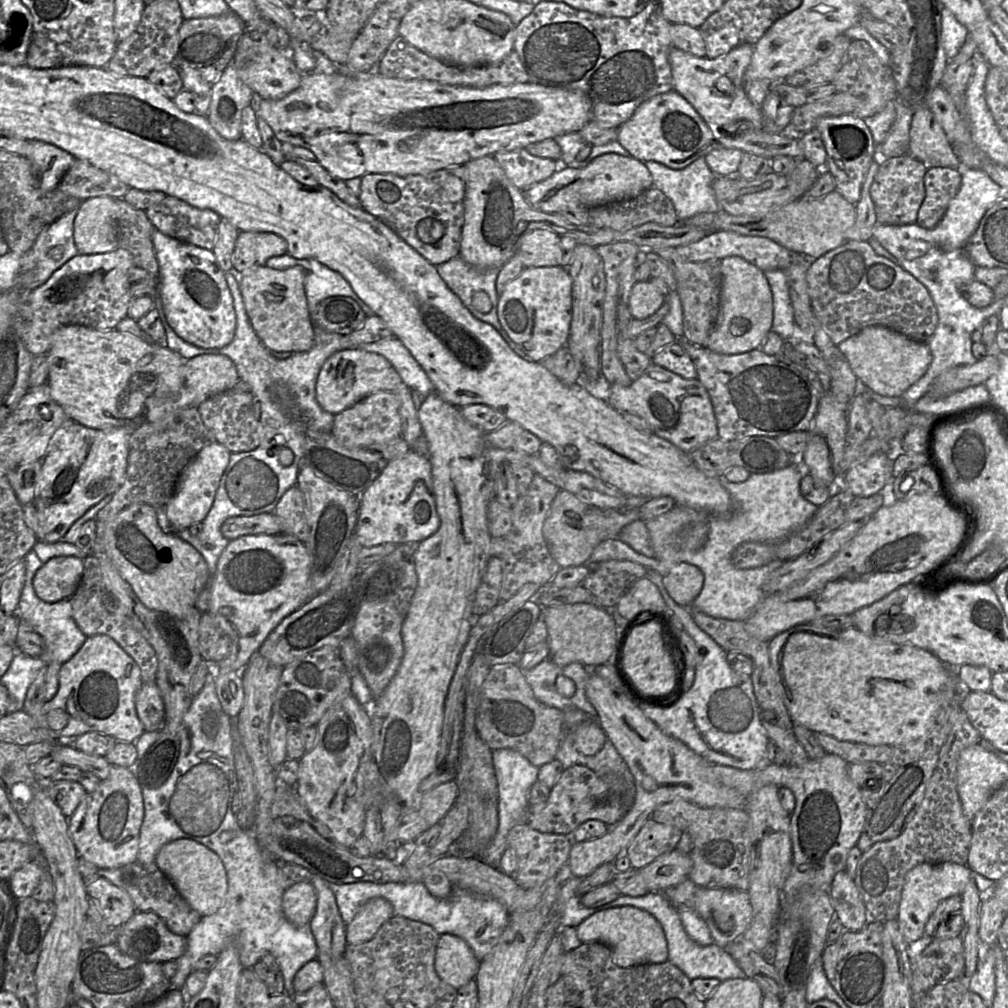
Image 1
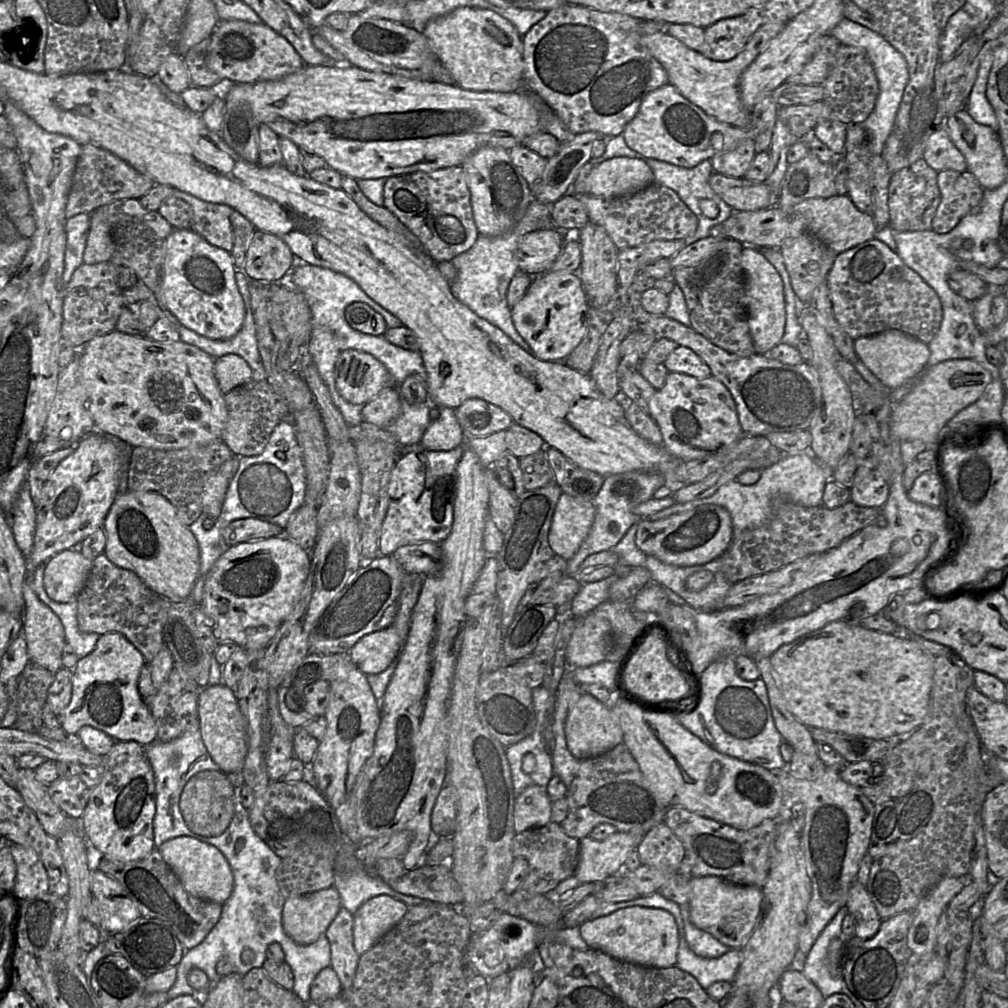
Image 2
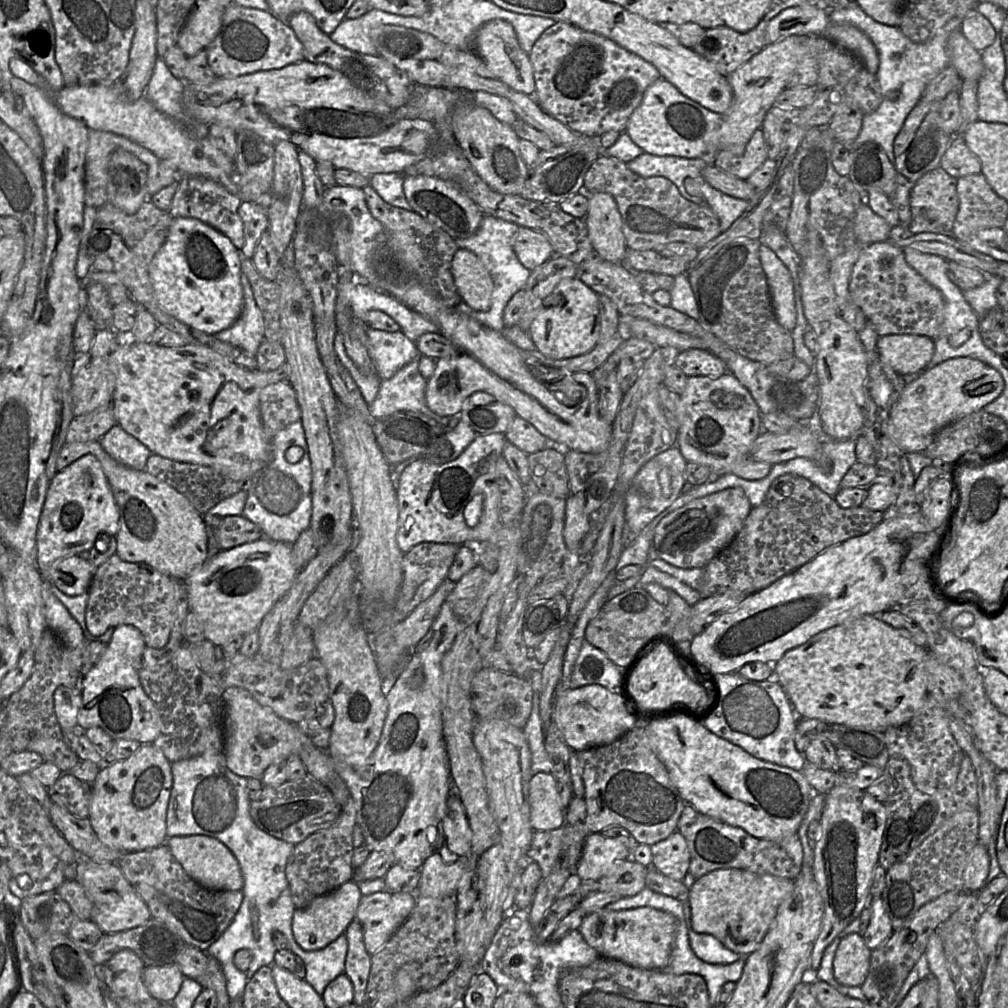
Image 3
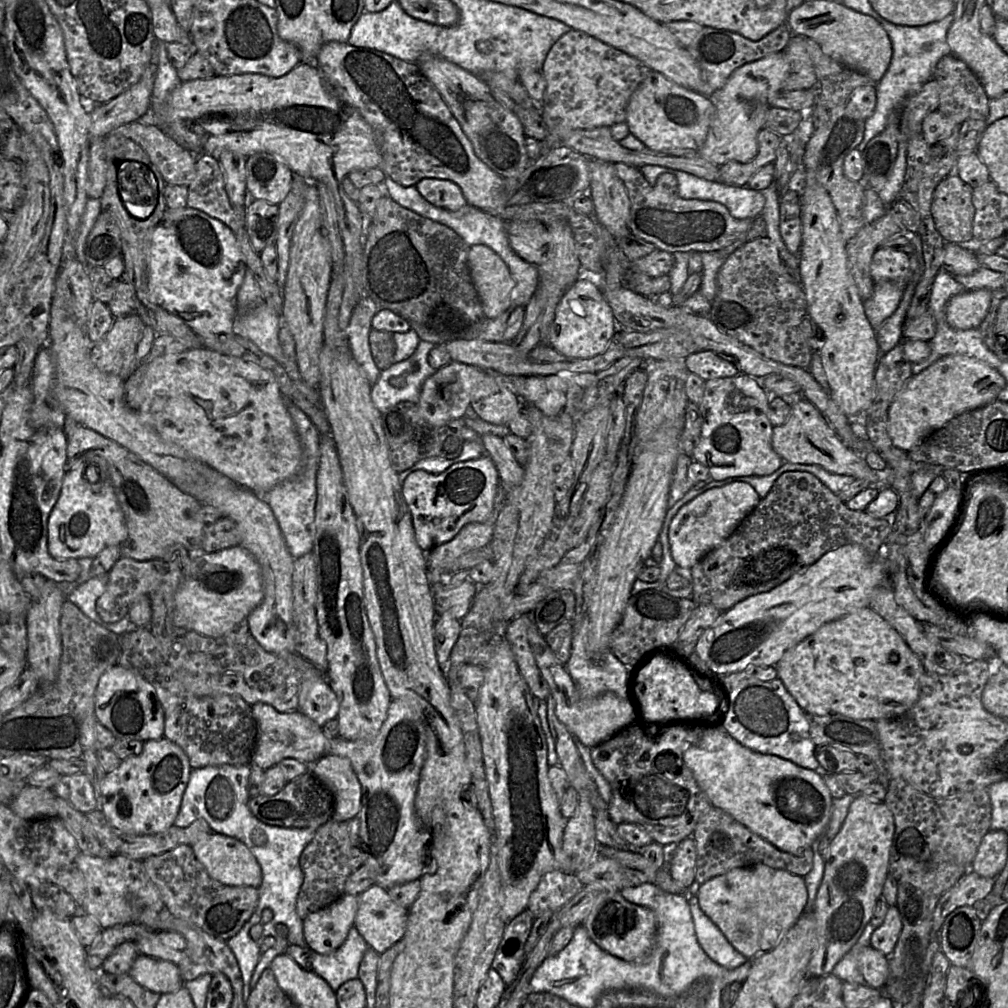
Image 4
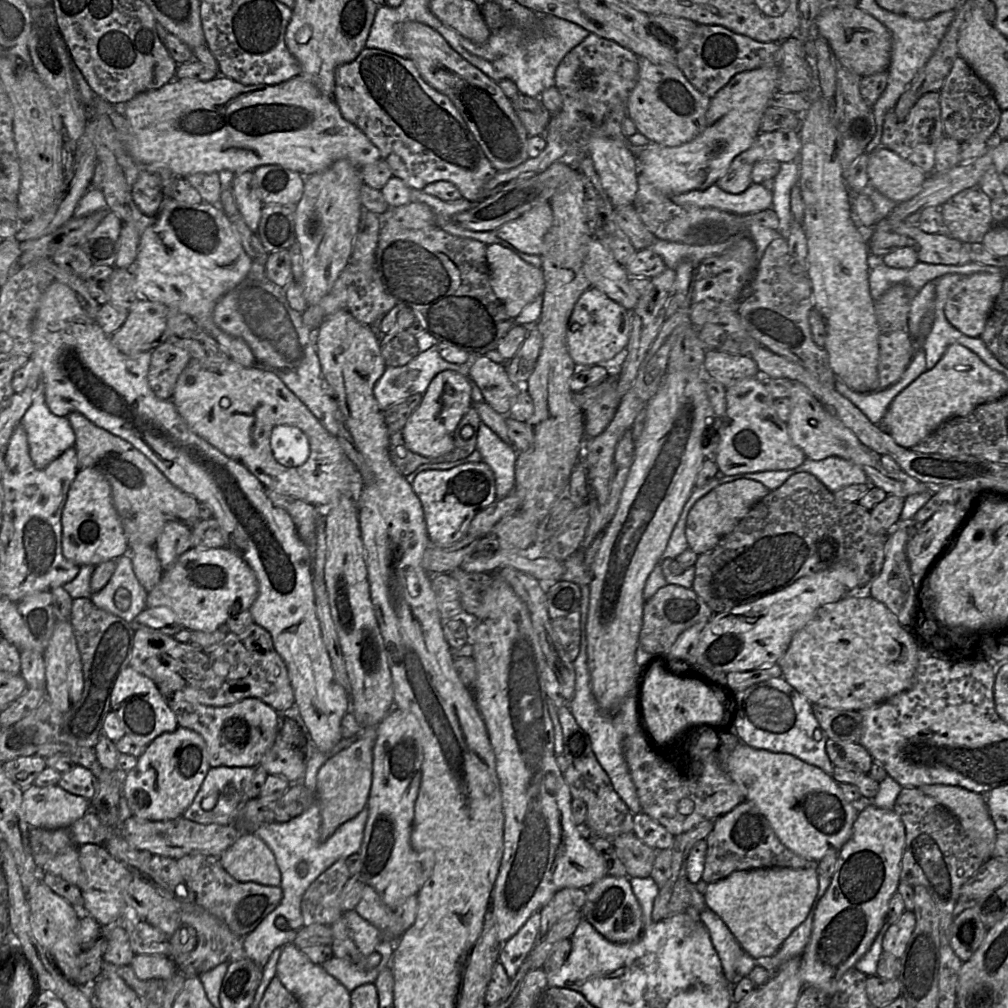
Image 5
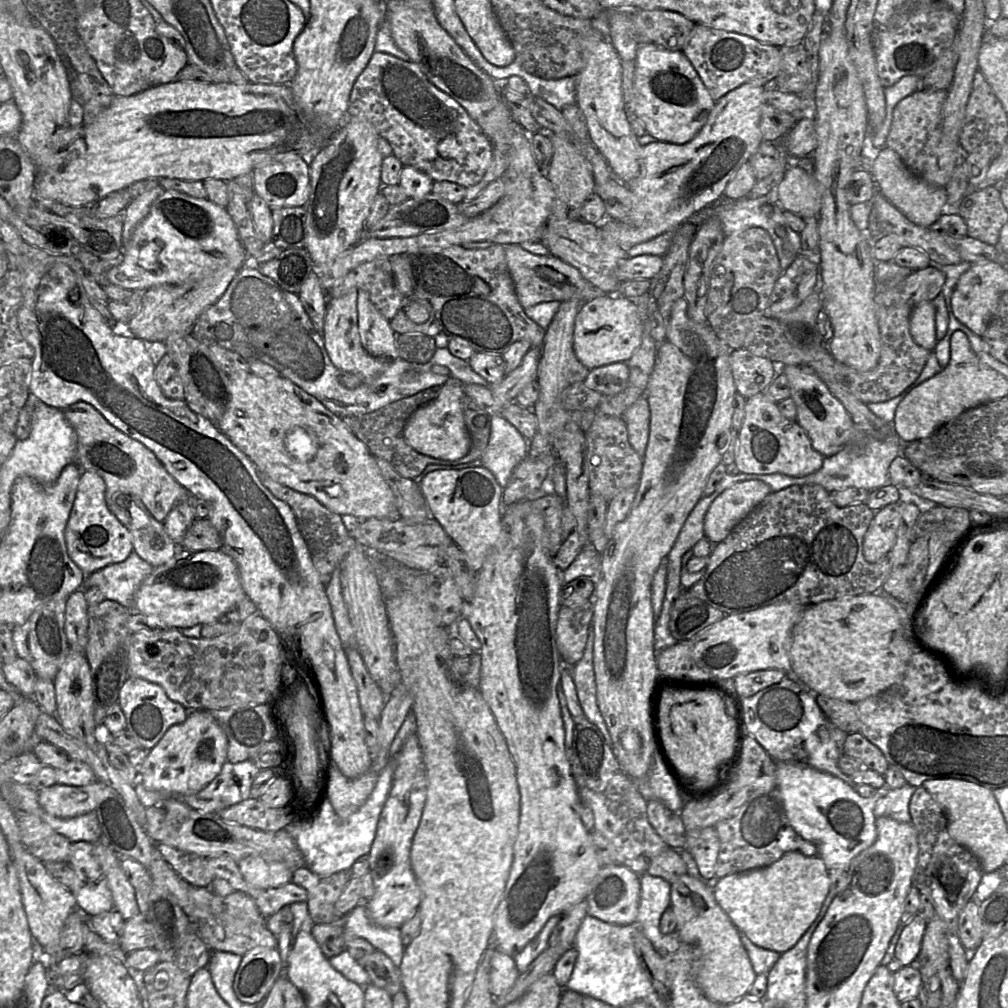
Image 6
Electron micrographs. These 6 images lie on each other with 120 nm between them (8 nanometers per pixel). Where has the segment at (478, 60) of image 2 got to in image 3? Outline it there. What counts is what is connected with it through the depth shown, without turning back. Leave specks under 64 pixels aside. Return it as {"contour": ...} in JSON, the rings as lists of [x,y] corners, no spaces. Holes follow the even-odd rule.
{"contour":[[[495,19],[481,26],[474,36],[473,49],[497,79],[517,92],[534,95],[535,80],[529,56],[520,47],[515,31],[508,22]]]}

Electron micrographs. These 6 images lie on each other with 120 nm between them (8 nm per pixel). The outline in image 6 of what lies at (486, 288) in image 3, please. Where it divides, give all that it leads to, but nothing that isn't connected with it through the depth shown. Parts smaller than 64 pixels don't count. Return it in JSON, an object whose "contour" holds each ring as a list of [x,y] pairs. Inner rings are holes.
{"contour":[[[508,244],[505,245],[505,258],[517,298],[523,309],[549,301],[578,299],[583,303],[605,295],[599,288],[589,283],[575,267],[549,253],[536,255],[523,250],[517,244]]]}

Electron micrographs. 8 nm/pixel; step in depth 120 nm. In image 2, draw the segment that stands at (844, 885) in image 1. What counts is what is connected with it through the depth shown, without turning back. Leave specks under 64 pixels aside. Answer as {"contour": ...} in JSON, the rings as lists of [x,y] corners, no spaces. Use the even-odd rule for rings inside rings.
{"contour":[[[858,882],[851,885],[845,908],[855,919],[854,937],[867,940],[877,934],[883,920],[865,886]]]}

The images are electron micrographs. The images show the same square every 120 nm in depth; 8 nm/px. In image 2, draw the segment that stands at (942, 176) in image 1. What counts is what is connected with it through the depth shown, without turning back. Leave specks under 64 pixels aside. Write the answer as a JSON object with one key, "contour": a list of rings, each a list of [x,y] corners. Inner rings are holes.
{"contour":[[[969,170],[939,171],[937,184],[941,199],[932,221],[932,230],[946,234],[980,205],[984,188]]]}

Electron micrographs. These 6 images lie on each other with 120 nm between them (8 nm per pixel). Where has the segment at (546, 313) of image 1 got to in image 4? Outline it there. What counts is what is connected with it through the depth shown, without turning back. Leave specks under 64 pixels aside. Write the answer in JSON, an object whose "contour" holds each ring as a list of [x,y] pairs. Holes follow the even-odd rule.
{"contour":[[[581,276],[558,303],[545,344],[567,357],[591,358],[606,350],[617,330],[613,311],[598,284],[589,276]]]}

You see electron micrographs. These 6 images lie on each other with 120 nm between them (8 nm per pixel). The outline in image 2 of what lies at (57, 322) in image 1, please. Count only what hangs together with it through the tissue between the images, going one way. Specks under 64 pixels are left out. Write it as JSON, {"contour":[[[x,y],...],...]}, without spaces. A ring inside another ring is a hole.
{"contour":[[[110,262],[80,265],[66,285],[61,328],[62,347],[79,349],[95,337],[115,330],[125,306],[117,283],[116,267]]]}

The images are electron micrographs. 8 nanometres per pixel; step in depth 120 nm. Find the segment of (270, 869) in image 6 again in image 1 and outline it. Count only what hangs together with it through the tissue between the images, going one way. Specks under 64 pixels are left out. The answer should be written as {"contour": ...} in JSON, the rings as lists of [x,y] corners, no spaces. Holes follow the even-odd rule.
{"contour":[[[184,838],[168,842],[157,853],[155,863],[202,917],[214,914],[222,906],[228,888],[226,871],[219,857],[204,845]]]}

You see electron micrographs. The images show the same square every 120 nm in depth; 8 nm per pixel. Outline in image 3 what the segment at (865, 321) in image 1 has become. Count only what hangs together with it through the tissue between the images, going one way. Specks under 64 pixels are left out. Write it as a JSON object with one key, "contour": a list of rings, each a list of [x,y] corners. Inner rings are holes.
{"contour":[[[889,241],[864,246],[851,273],[849,293],[880,337],[913,334],[935,340],[941,332],[945,307],[942,293],[911,268],[903,251]]]}

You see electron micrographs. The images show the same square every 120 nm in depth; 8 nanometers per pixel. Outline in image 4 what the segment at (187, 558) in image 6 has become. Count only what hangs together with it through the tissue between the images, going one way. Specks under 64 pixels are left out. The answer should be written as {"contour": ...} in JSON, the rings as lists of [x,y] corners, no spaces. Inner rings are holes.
{"contour":[[[233,546],[212,553],[196,554],[190,558],[186,574],[174,595],[175,608],[187,619],[187,630],[212,638],[223,638],[262,602],[264,586],[261,568],[254,556],[242,546]]]}

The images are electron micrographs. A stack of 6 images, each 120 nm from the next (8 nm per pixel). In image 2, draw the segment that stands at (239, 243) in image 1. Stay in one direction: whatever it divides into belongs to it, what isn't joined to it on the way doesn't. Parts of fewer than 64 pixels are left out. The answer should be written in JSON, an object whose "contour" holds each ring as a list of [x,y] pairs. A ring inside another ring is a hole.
{"contour":[[[255,229],[247,248],[242,271],[248,279],[284,281],[293,267],[293,253],[277,236]]]}

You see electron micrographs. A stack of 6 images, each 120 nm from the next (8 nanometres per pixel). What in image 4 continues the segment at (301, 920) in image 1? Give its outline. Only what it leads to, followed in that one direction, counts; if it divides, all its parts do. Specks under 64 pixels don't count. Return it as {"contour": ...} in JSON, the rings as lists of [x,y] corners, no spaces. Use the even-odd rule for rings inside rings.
{"contour":[[[344,893],[330,905],[303,919],[305,944],[313,952],[330,954],[346,940],[358,909],[358,897]]]}

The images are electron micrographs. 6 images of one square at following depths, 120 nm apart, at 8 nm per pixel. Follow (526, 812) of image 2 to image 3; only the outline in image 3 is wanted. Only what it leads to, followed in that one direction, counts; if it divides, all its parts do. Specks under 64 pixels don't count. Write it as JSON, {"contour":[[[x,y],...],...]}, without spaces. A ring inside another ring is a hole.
{"contour":[[[540,772],[529,783],[530,824],[534,831],[554,830],[565,824],[557,780],[552,773]]]}

